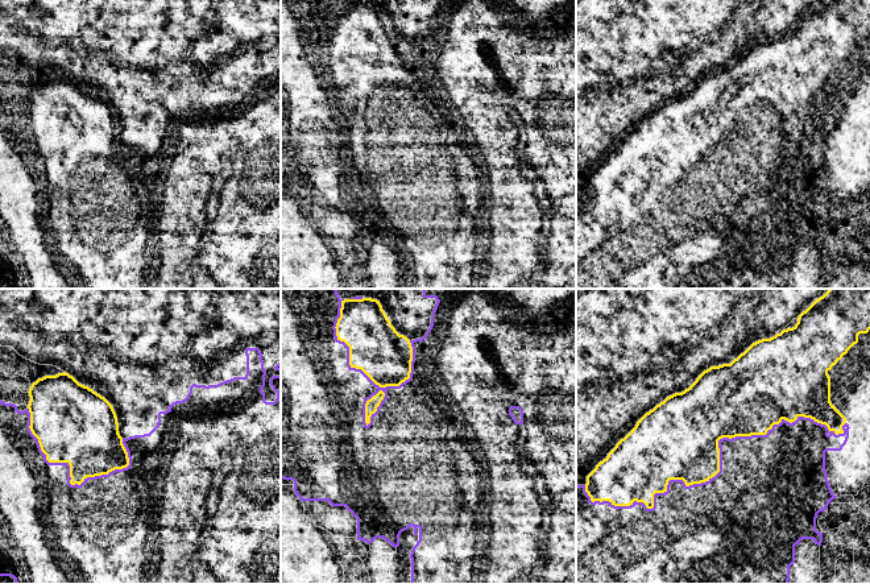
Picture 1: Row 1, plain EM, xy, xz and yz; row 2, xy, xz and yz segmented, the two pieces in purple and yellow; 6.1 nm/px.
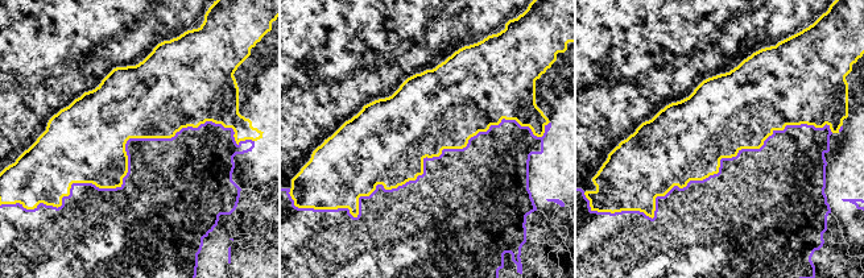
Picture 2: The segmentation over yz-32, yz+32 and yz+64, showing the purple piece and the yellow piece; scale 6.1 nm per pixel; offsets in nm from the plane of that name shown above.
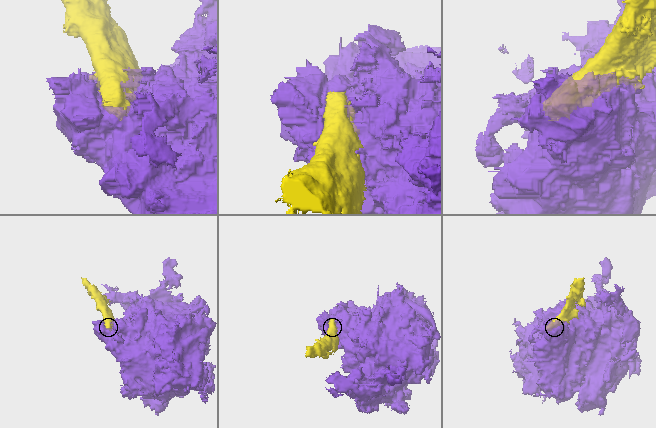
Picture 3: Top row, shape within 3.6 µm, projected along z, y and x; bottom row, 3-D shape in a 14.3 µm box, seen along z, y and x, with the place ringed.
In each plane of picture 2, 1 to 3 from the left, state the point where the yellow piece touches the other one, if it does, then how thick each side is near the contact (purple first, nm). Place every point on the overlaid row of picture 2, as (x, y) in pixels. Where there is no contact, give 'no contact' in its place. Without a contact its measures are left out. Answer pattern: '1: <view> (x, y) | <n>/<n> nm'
1: yz-32 (128, 162) | 480/440 nm
2: yz+32 (418, 175) | 500/460 nm
3: yz+64 (703, 179) | 500/460 nm

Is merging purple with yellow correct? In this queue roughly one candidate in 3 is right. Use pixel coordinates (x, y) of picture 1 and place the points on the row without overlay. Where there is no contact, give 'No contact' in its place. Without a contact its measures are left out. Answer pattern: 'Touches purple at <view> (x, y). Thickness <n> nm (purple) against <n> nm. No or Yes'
Touches purple at yz (720, 170). Thickness 500 nm (purple) against 420 nm. No

